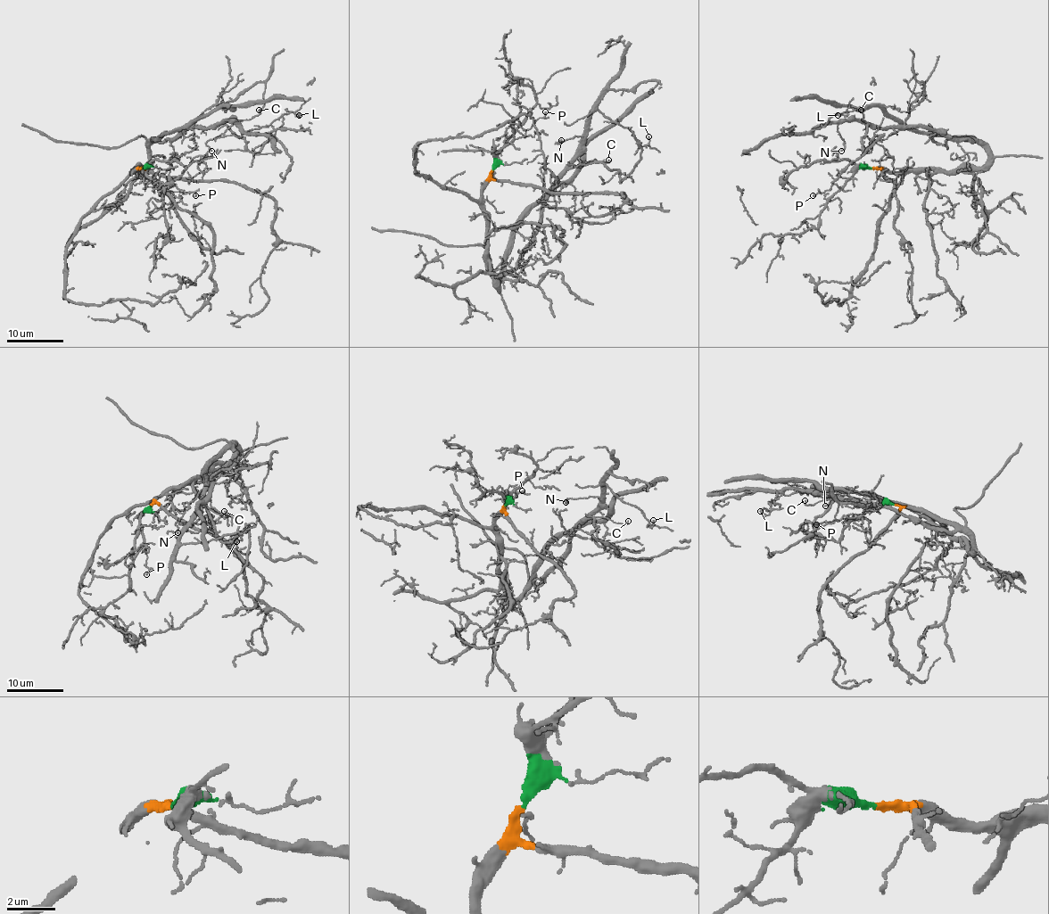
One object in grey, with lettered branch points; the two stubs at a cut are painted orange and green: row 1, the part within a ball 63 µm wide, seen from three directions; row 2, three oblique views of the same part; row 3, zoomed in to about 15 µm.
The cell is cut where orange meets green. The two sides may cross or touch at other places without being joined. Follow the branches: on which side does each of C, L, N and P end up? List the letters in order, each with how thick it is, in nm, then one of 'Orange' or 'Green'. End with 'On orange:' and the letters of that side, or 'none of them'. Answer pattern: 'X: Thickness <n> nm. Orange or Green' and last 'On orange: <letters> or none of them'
C: Thickness 100 nm. Orange
L: Thickness 160 nm. Orange
N: Thickness 110 nm. Orange
P: Thickness 130 nm. Green
On orange: C, L, N

